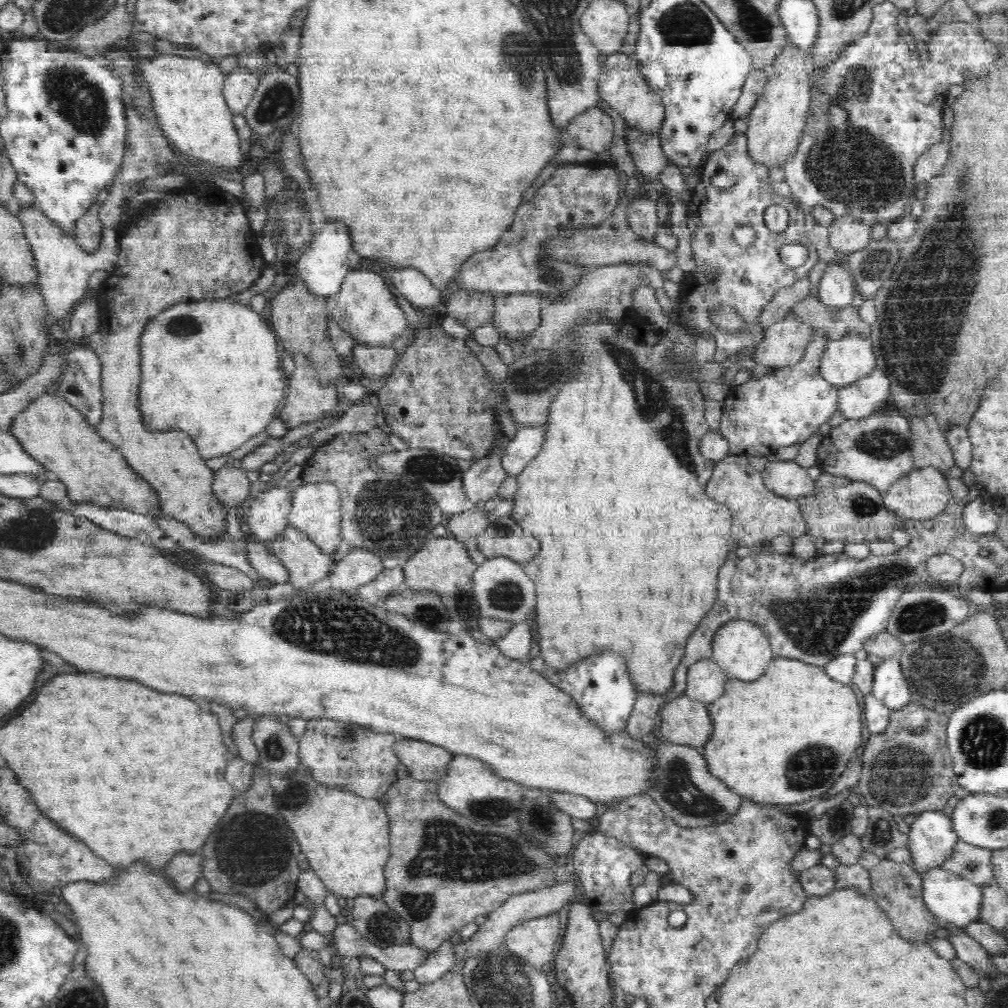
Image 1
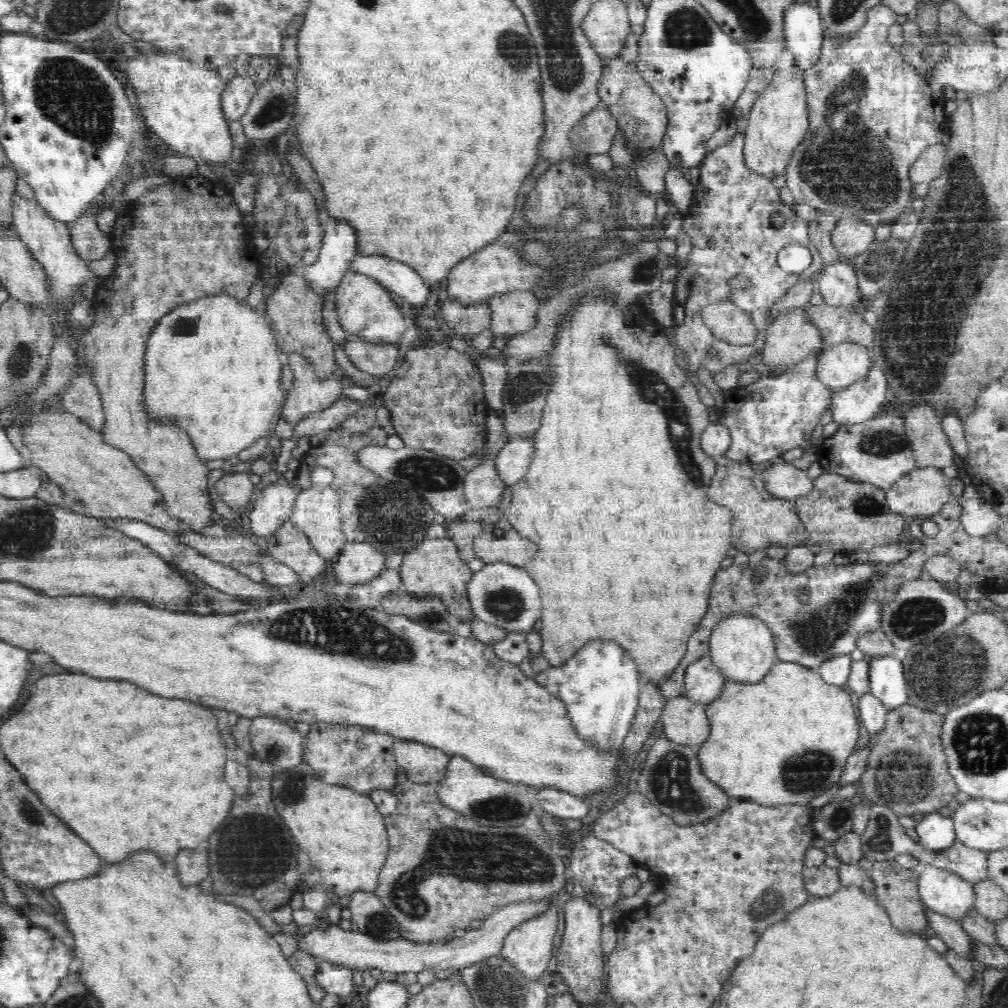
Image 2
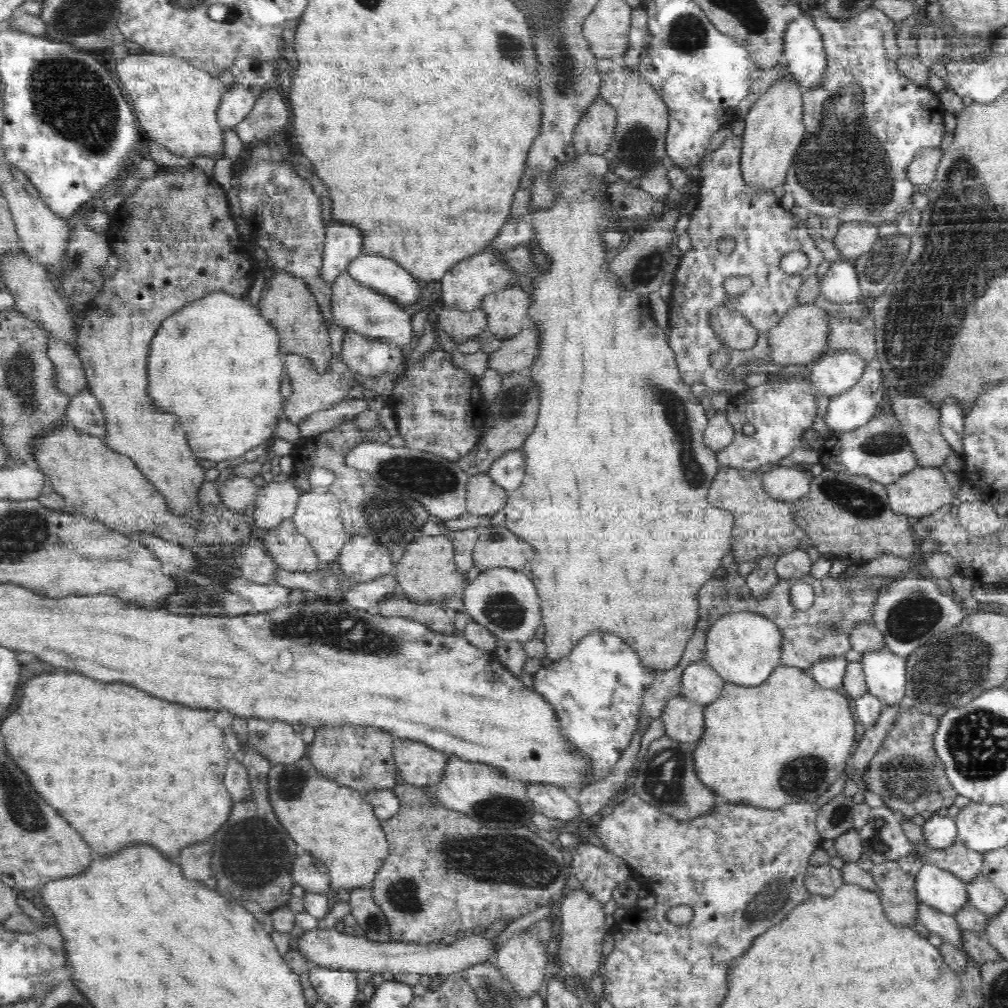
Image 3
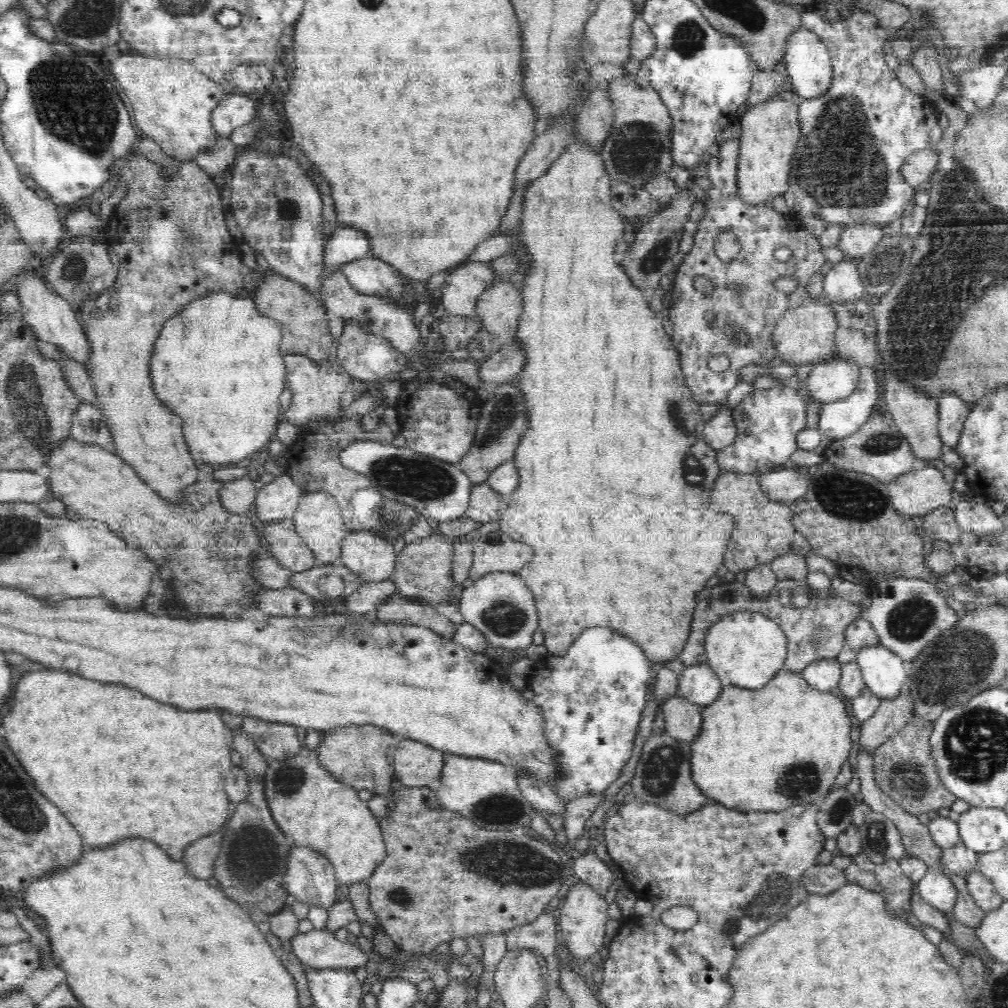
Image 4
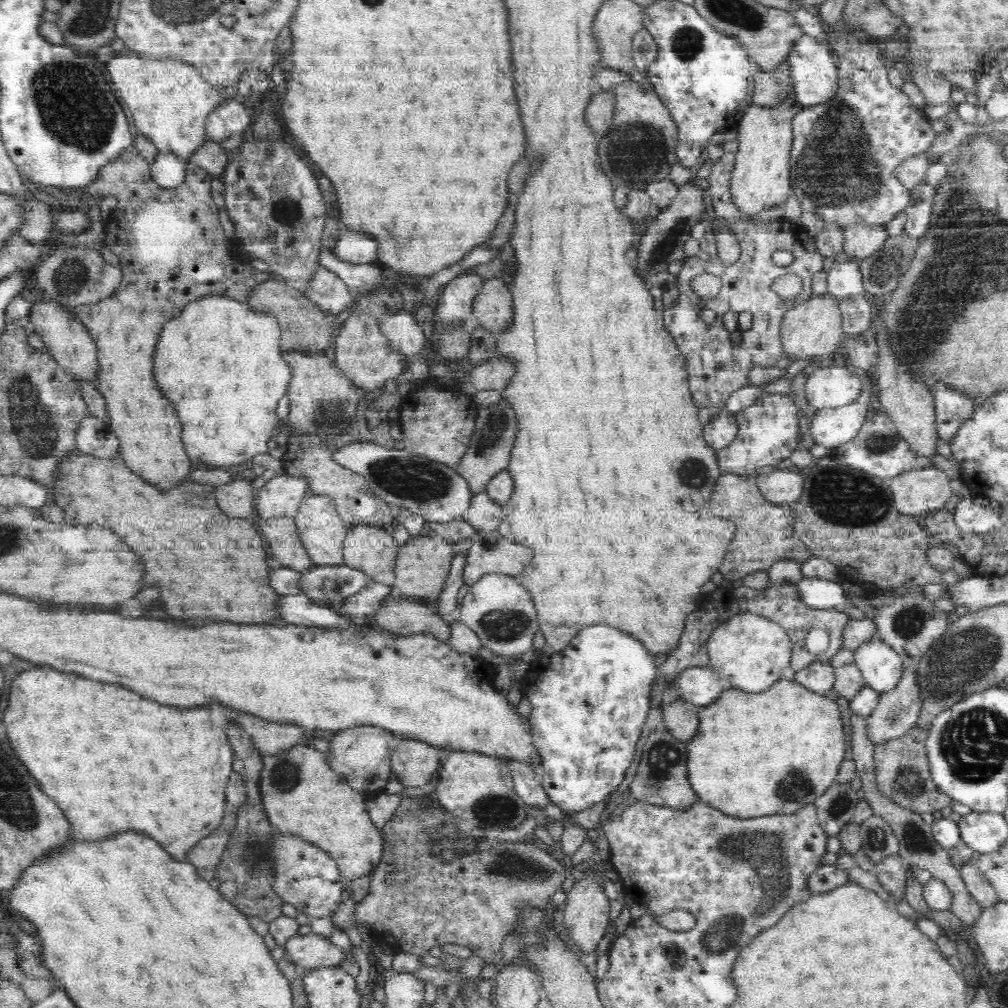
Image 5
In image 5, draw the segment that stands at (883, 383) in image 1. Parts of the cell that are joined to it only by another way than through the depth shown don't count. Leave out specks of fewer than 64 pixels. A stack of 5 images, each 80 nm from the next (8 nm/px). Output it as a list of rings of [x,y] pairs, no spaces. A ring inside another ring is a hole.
[[[855,369],[856,374],[863,382],[861,398],[848,406],[838,408],[822,408],[809,422],[809,434],[812,436],[816,447],[836,448],[848,440],[852,440],[864,424],[866,410],[872,396],[872,382],[867,370]]]

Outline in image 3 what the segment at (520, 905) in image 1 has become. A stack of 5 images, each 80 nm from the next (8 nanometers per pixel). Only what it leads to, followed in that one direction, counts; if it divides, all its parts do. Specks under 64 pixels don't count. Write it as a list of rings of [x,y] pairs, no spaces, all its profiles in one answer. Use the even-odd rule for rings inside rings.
[[[498,920],[490,928],[484,929],[484,936],[473,934],[471,937],[457,939],[451,945],[438,944],[414,944],[410,942],[374,942],[368,940],[362,933],[347,935],[335,928],[307,930],[297,939],[296,948],[304,958],[307,958],[312,965],[325,966],[326,968],[340,968],[352,971],[370,971],[372,973],[391,972],[394,975],[398,972],[409,972],[427,974],[432,978],[438,978],[442,983],[452,973],[459,973],[469,966],[484,963],[492,956],[494,938],[506,928],[510,922]]]

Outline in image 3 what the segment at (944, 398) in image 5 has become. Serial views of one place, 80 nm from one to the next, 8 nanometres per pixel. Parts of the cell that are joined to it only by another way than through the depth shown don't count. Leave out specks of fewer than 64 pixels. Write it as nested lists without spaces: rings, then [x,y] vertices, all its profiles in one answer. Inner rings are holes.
[[[946,399],[938,408],[941,412],[939,427],[951,450],[961,455],[964,440],[966,412],[954,399]]]

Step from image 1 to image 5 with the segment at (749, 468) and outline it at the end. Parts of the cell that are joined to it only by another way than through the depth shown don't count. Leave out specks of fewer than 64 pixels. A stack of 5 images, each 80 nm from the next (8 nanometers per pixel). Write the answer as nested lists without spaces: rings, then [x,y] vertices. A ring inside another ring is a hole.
[[[726,473],[721,475],[713,490],[712,512],[720,518],[730,518],[735,524],[735,536],[732,540],[732,550],[728,550],[720,574],[726,580],[740,580],[752,572],[768,570],[778,560],[795,560],[806,562],[813,554],[808,547],[796,537],[794,531],[794,516],[788,504],[772,503],[762,496],[756,484],[756,476]]]

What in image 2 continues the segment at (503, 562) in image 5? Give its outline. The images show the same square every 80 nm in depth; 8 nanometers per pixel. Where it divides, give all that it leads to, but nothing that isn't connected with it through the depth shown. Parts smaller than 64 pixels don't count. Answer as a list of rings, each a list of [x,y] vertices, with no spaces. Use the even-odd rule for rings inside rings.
[[[502,518],[484,524],[482,532],[474,540],[474,552],[485,564],[507,562],[522,567],[528,558],[536,556],[538,548],[534,542],[520,536],[506,518]]]

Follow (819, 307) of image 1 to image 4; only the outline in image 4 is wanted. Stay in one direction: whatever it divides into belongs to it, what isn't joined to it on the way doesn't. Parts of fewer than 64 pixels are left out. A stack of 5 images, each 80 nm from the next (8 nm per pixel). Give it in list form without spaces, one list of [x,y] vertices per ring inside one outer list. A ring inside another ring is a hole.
[[[840,327],[836,332],[835,352],[849,357],[861,367],[873,367],[880,361],[875,337],[866,337],[863,331]]]

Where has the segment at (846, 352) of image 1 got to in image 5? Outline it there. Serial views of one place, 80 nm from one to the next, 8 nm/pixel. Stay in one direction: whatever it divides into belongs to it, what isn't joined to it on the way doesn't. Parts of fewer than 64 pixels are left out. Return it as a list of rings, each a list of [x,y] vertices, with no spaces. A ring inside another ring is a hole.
[[[820,367],[807,376],[804,395],[814,410],[838,408],[854,404],[861,398],[863,382],[856,372],[848,372],[848,367]]]

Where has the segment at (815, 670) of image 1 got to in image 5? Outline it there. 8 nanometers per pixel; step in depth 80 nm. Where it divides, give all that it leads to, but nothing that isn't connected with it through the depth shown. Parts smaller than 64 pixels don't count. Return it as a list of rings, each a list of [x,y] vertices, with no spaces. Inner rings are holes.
[[[776,680],[764,692],[750,693],[737,688],[722,694],[699,712],[699,728],[687,744],[687,779],[698,801],[736,817],[792,813],[814,802],[834,784],[844,761],[846,736],[836,702],[810,692],[796,680]]]

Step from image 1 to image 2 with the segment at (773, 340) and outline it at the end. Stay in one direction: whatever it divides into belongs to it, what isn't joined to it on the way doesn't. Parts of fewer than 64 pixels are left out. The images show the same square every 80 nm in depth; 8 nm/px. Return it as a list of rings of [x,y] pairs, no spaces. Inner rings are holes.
[[[794,307],[775,318],[767,329],[758,361],[771,366],[792,367],[806,358],[815,347],[824,347],[817,326],[811,324],[804,307]]]

